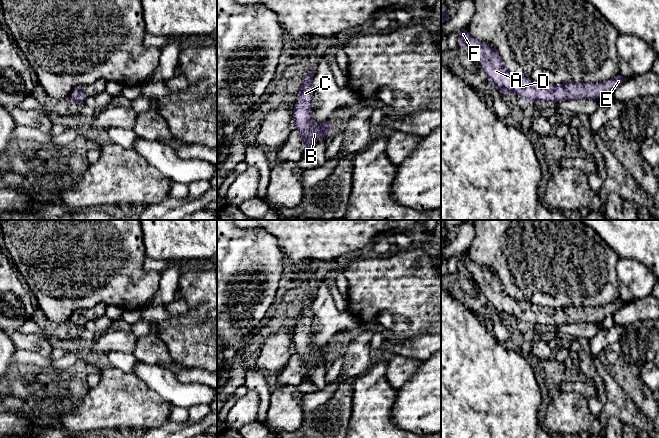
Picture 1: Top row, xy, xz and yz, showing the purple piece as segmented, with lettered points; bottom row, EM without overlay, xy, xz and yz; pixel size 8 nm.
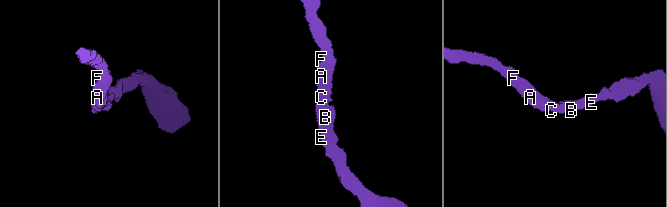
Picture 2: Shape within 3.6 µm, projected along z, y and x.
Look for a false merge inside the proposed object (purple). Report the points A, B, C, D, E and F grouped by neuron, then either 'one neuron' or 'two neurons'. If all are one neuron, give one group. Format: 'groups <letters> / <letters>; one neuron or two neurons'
groups A B C D E F; one neuron

